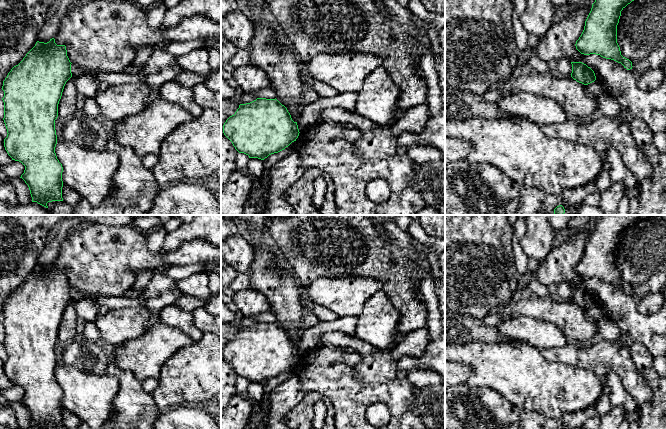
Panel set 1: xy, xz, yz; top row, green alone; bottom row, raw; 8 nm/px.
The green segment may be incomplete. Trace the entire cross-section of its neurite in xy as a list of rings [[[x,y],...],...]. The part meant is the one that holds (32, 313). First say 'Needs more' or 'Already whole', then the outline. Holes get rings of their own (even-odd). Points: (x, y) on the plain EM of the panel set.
Already whole. [[[54,262],[47,267],[37,265],[3,305],[3,344],[8,357],[4,363],[4,371],[12,384],[25,390],[20,402],[28,409],[32,426],[40,429],[63,425],[63,391],[55,377],[55,344],[64,310],[72,301],[71,288],[65,269],[57,269]]]

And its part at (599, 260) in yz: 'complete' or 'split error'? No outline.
complete

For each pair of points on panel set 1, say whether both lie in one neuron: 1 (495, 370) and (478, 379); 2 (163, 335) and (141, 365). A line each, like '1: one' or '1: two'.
1: one
2: one

